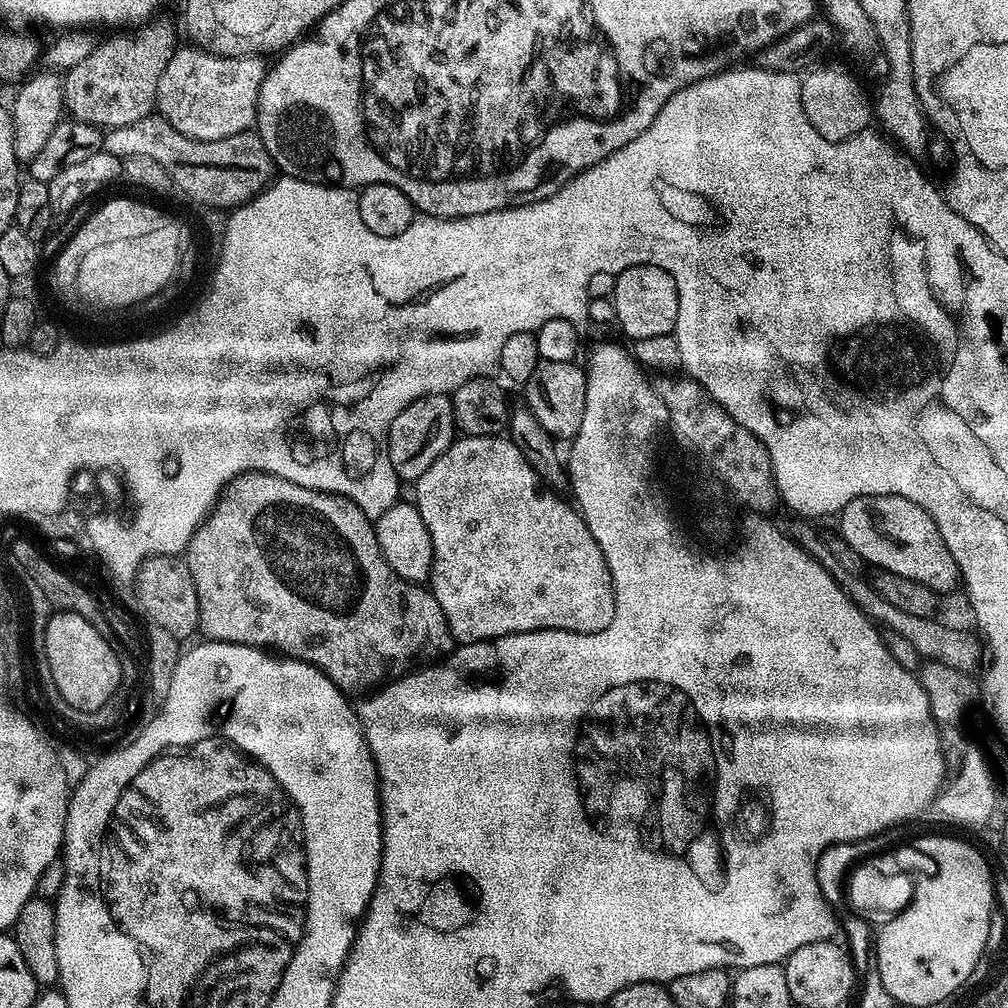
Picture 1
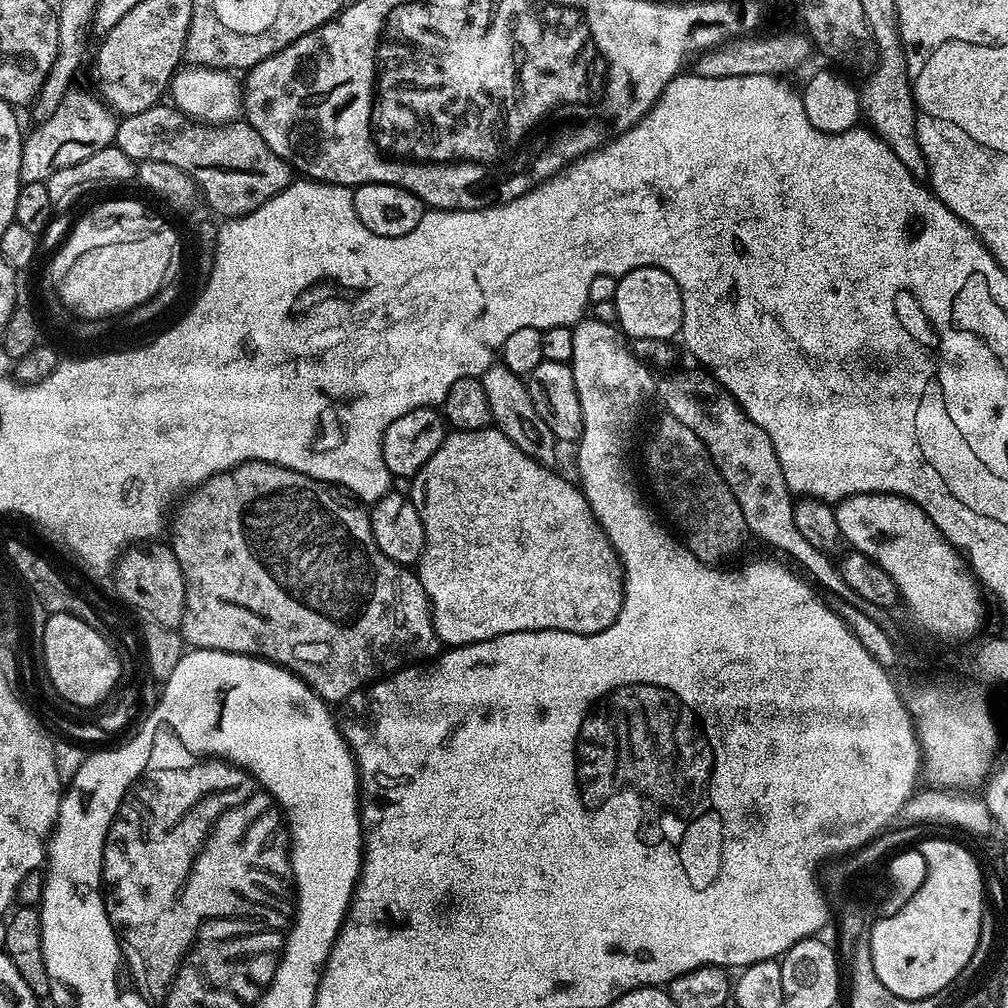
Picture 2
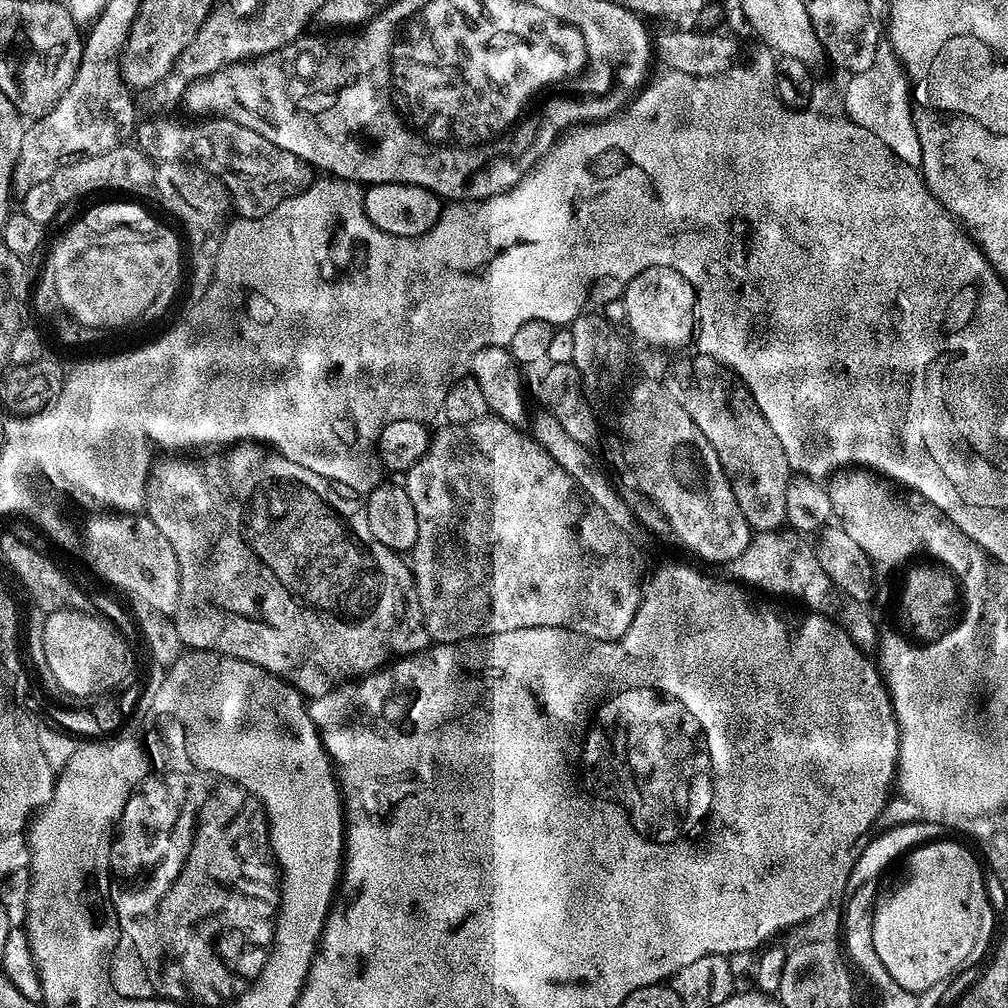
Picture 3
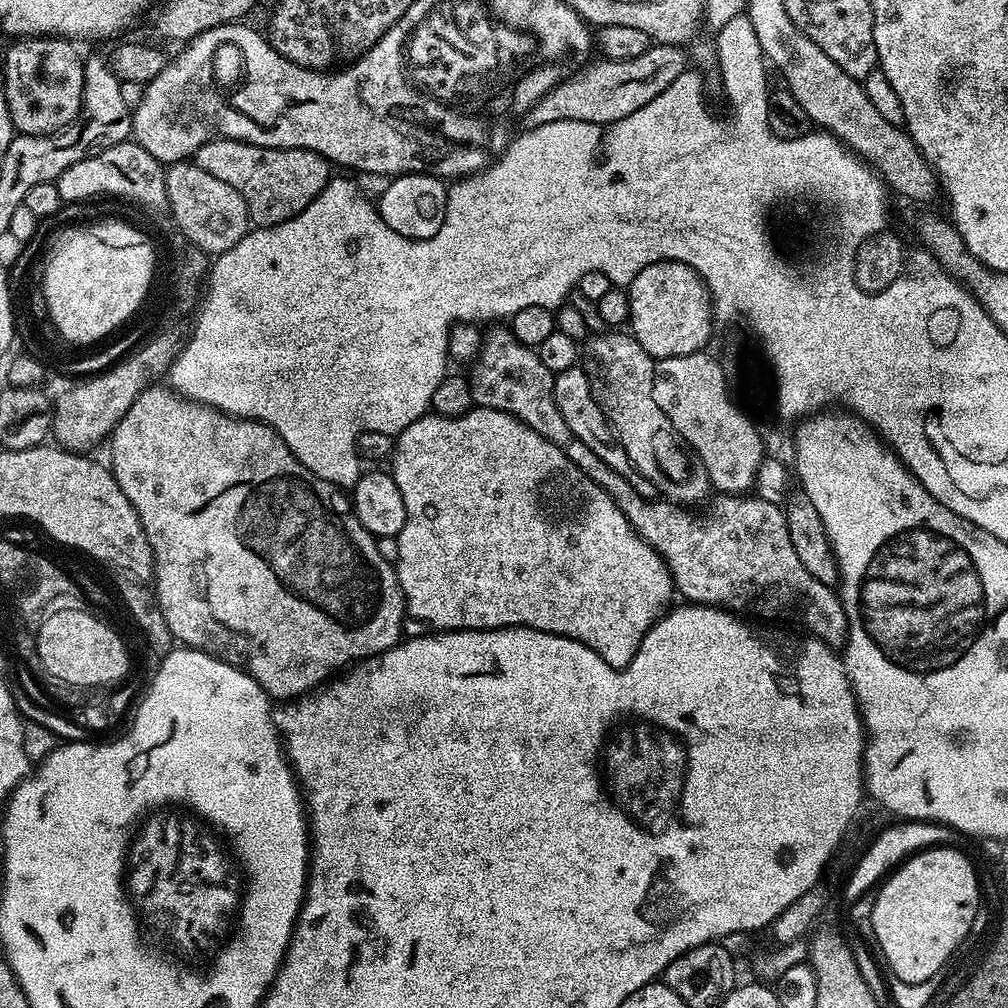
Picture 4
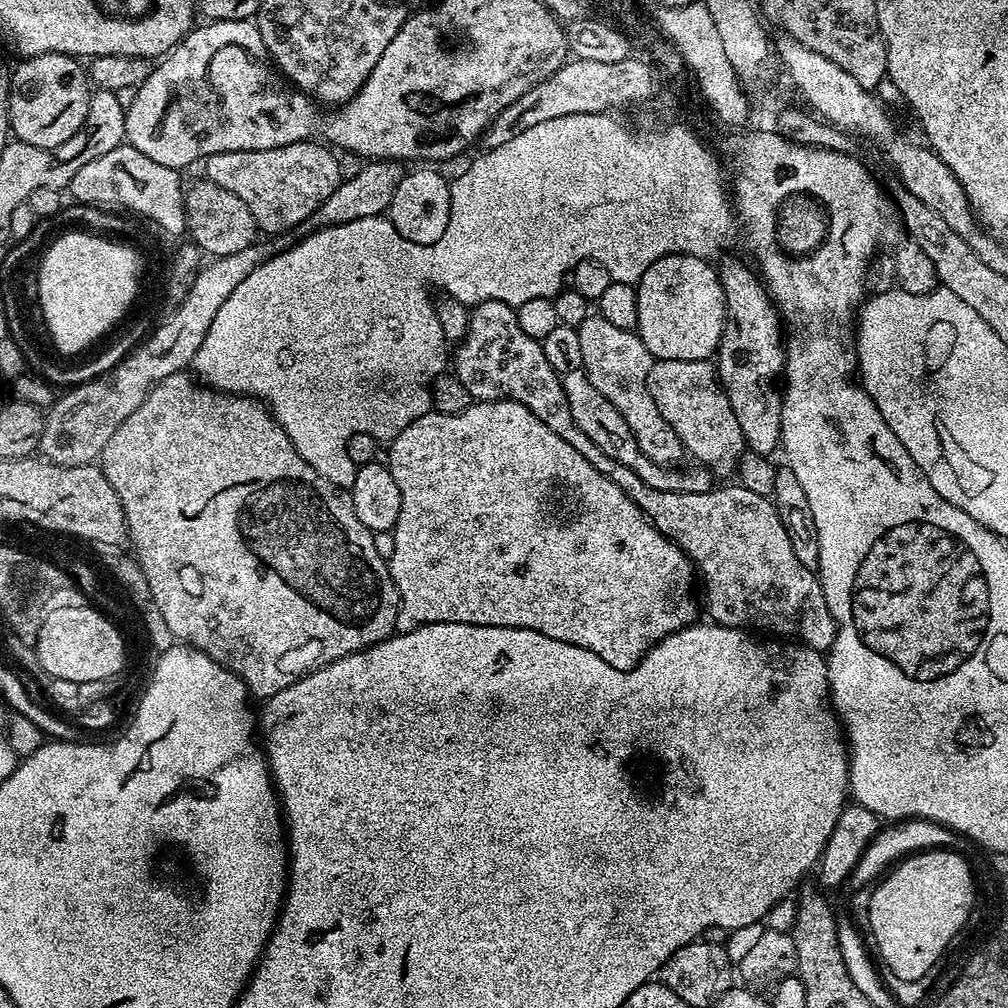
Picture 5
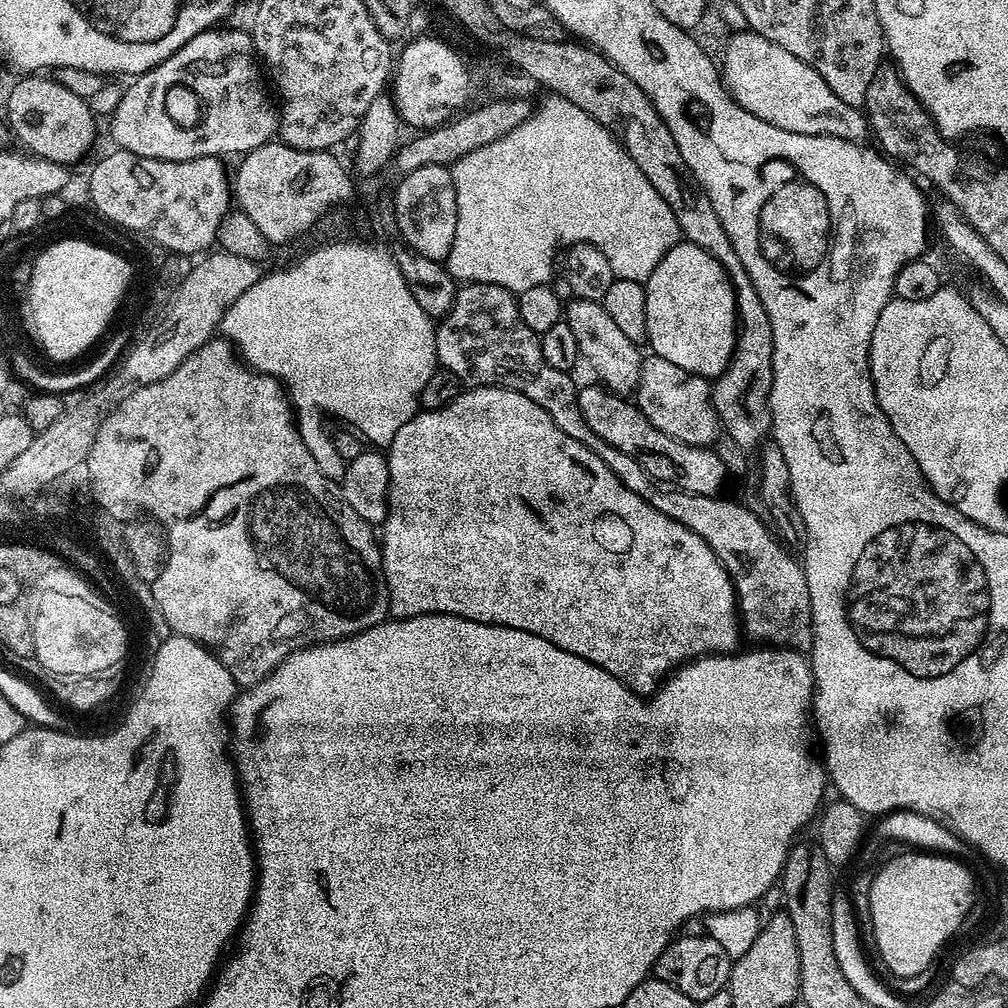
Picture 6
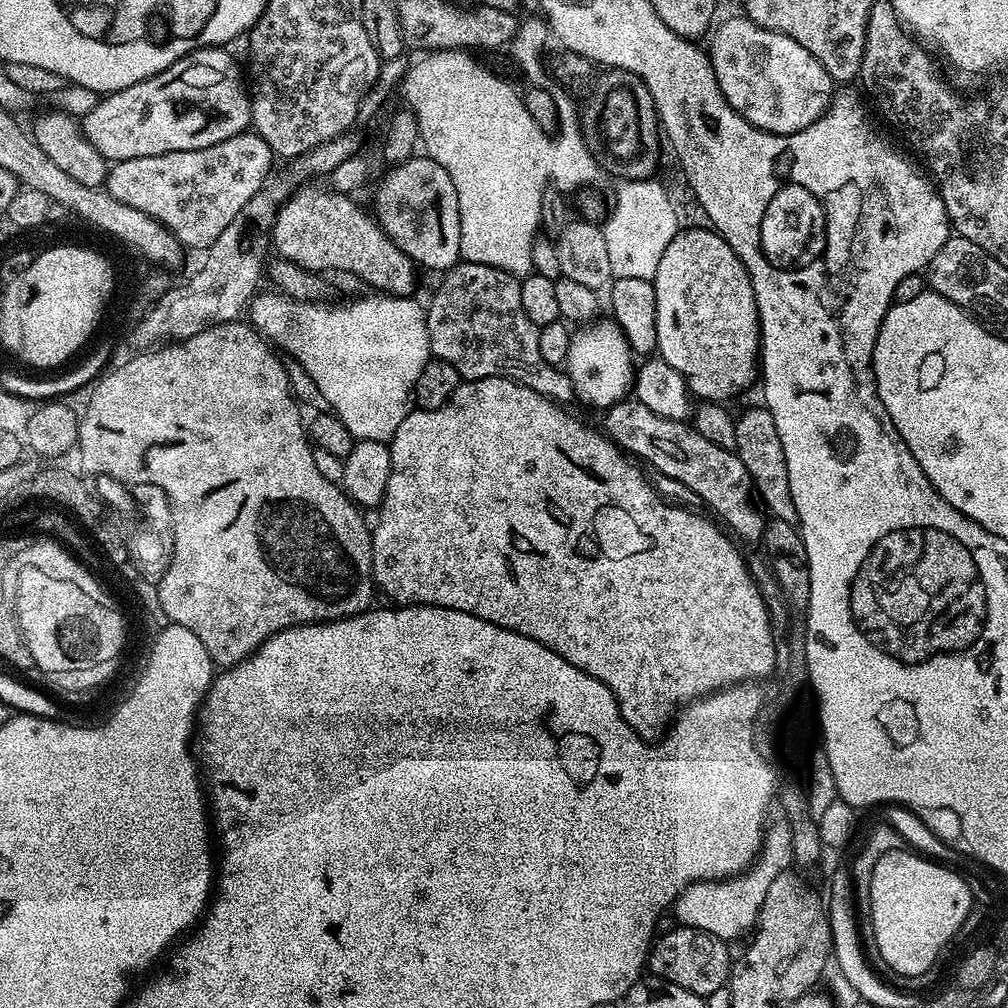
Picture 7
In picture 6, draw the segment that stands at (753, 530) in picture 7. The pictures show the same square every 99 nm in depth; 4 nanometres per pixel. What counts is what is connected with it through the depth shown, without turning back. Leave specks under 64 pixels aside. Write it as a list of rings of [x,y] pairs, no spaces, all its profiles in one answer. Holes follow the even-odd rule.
[[[591,383],[579,389],[578,406],[582,410],[584,421],[598,434],[598,438],[610,442],[614,450],[630,454],[630,458],[640,463],[653,480],[658,480],[665,486],[673,484],[685,492],[699,496],[719,496],[725,491],[724,483],[730,480],[730,473],[716,451],[711,447],[690,446],[662,434],[662,430],[651,424],[646,414],[642,414],[642,410],[631,399],[609,392],[599,383]]]

